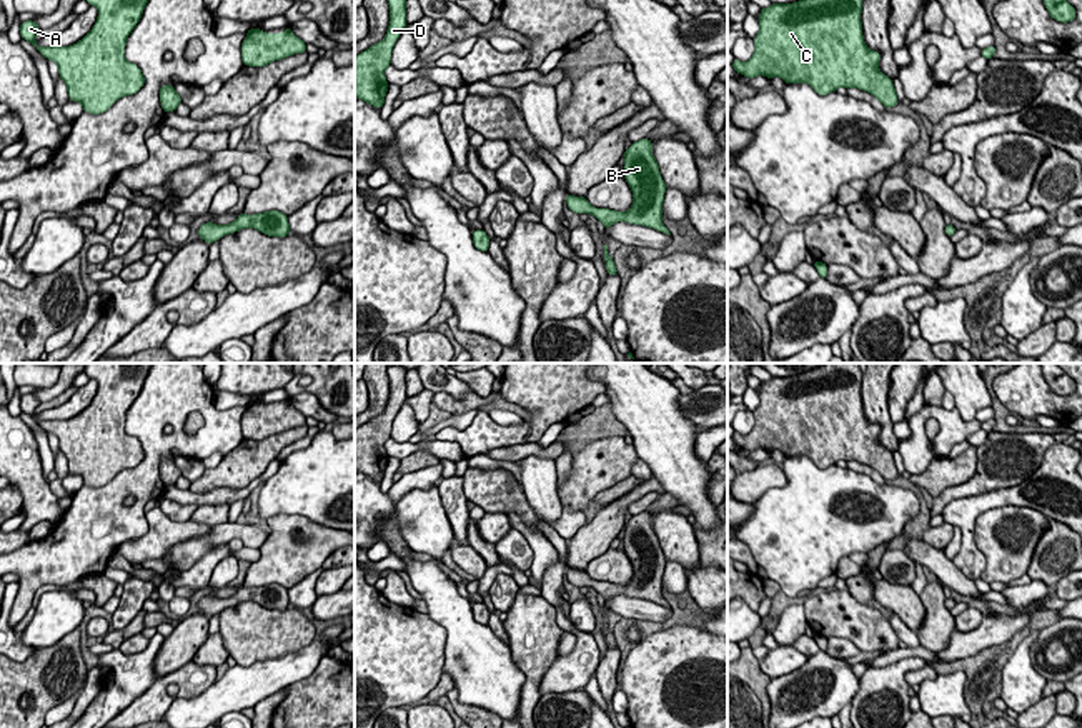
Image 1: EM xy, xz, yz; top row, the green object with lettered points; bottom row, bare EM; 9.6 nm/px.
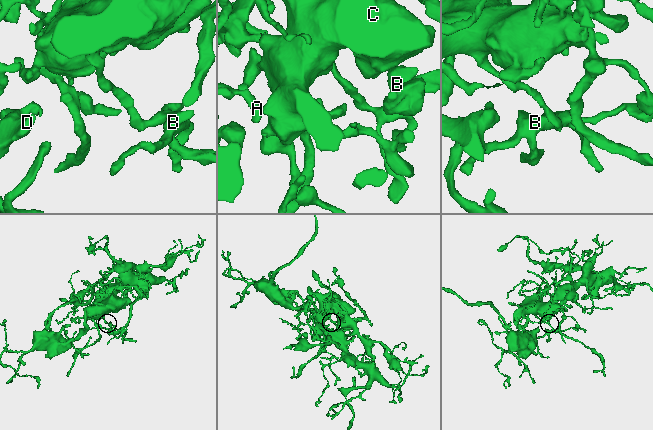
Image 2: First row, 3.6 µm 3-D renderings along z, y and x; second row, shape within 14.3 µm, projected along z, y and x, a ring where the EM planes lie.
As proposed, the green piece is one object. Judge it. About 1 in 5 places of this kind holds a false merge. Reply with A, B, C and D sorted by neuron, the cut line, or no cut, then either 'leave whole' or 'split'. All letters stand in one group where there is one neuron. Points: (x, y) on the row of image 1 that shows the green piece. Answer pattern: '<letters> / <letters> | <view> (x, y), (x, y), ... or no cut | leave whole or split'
A B C D | no cut | leave whole

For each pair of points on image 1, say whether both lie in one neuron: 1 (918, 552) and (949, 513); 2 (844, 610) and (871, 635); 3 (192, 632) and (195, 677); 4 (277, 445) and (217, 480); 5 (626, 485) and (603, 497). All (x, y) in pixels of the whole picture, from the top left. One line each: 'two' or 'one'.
1: two
2: one
3: two
4: one
5: one

